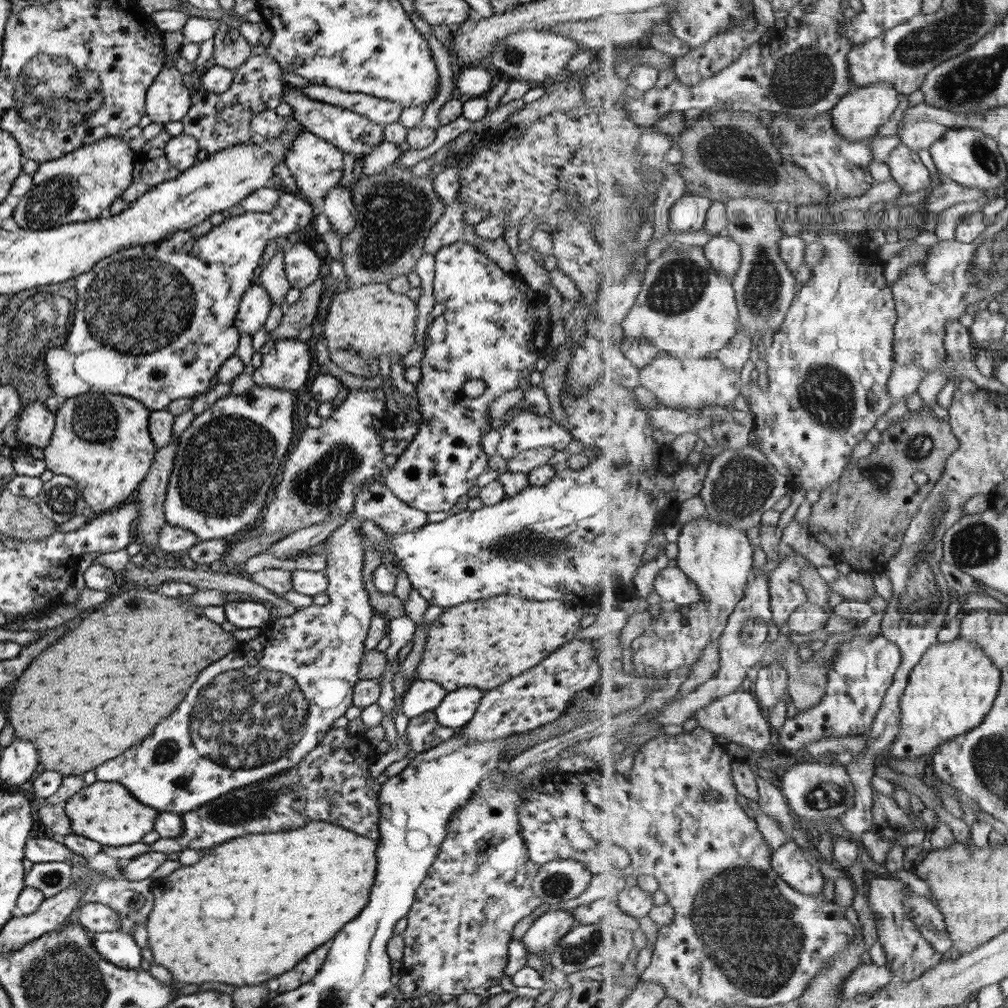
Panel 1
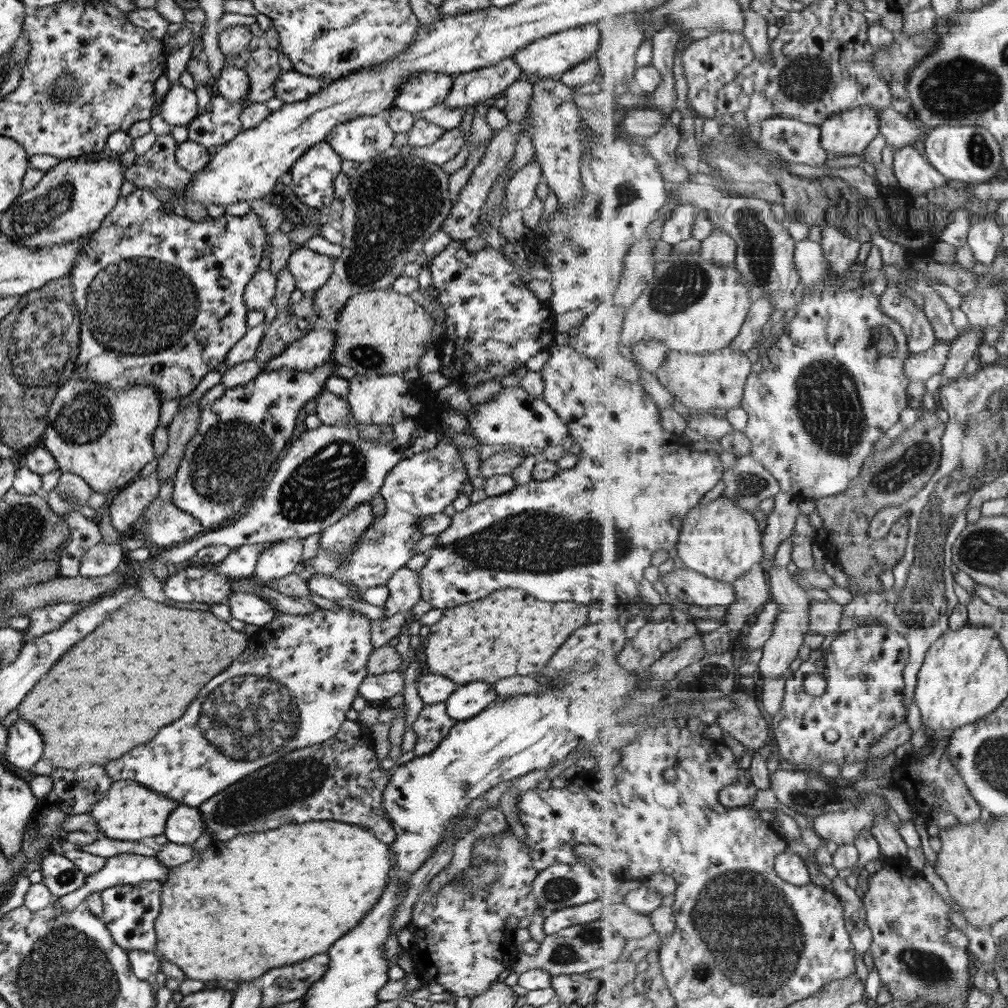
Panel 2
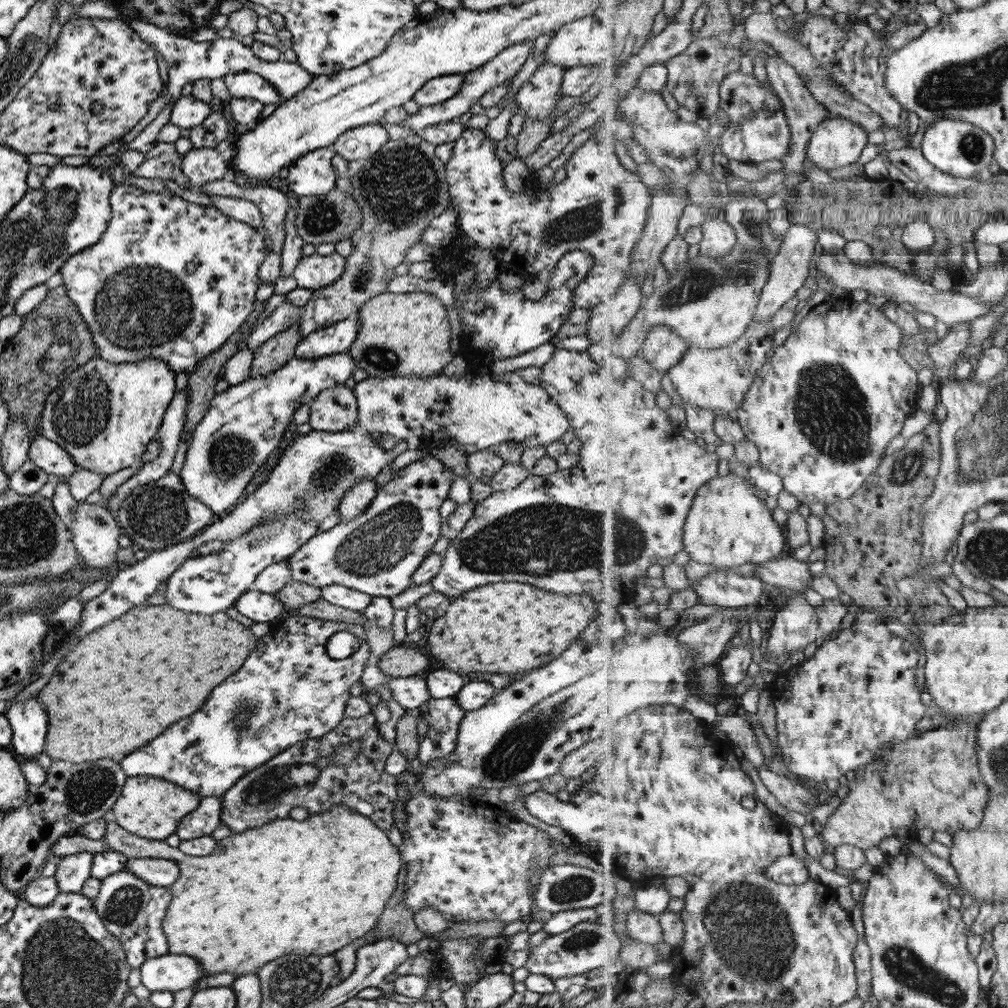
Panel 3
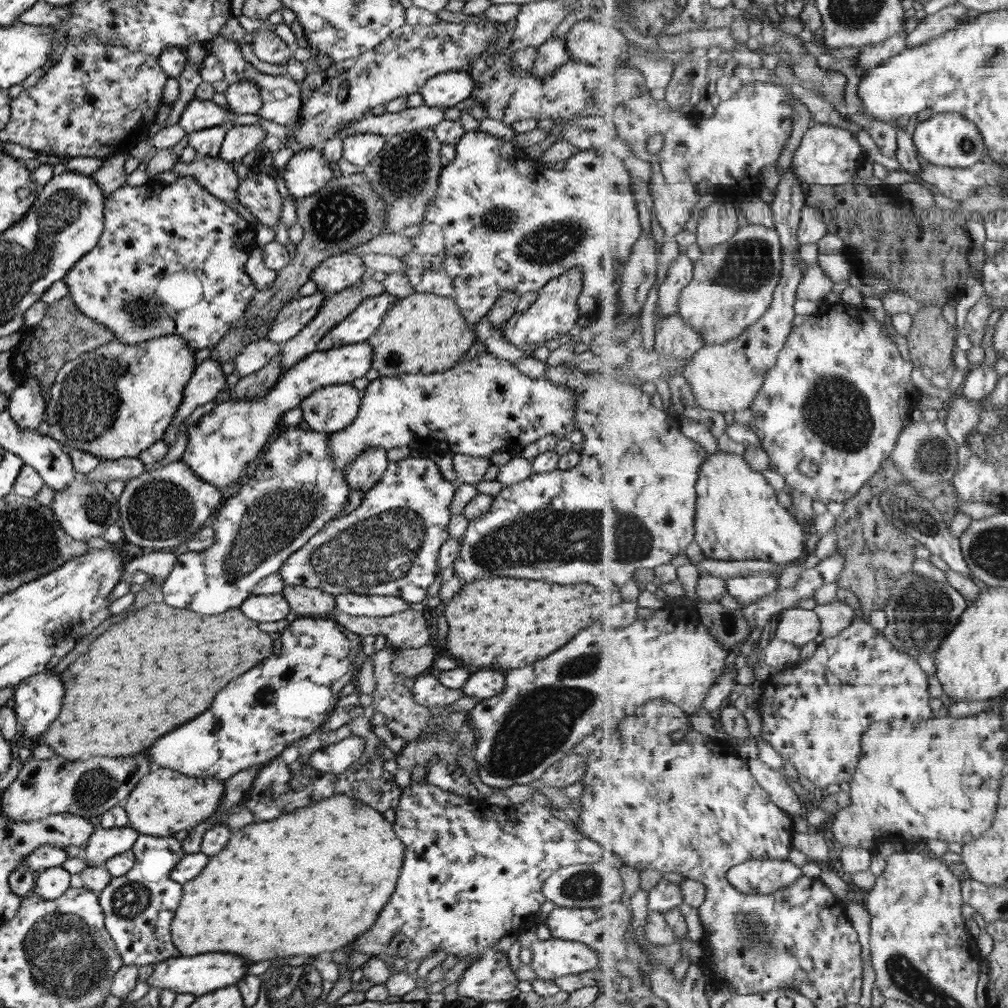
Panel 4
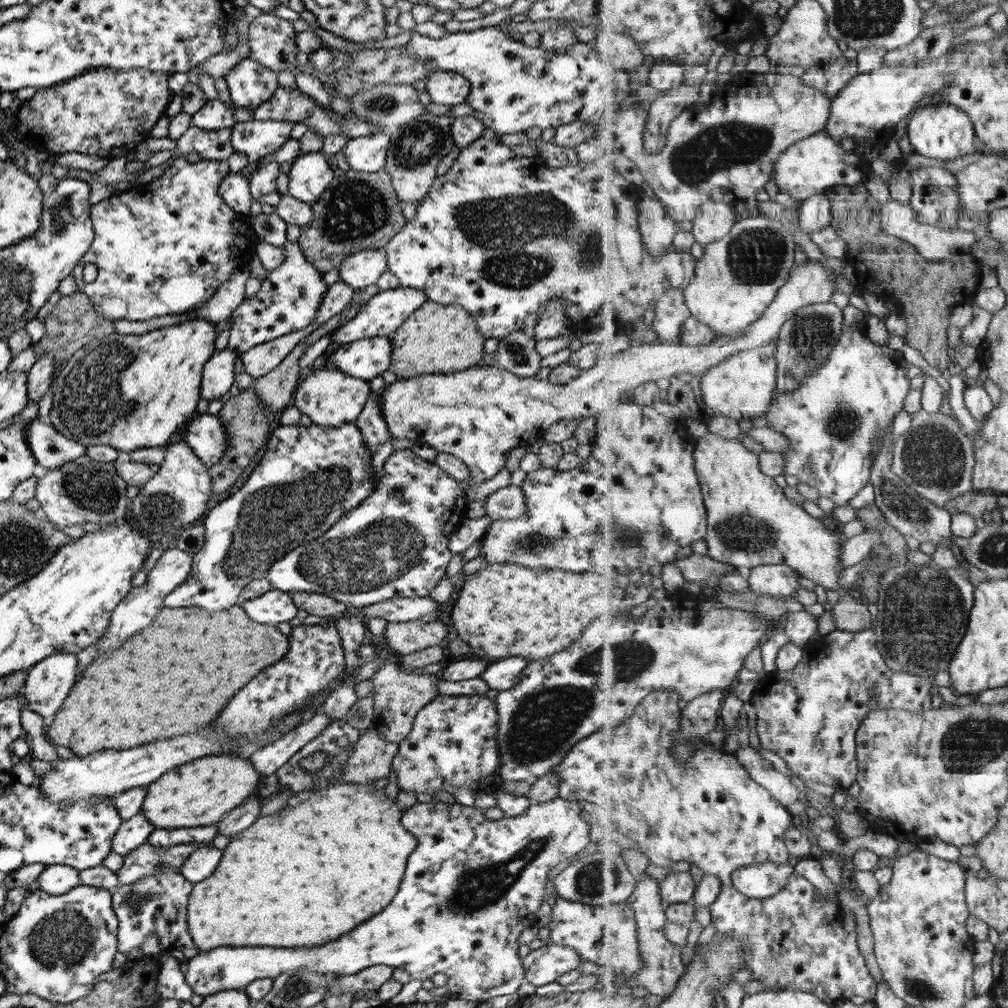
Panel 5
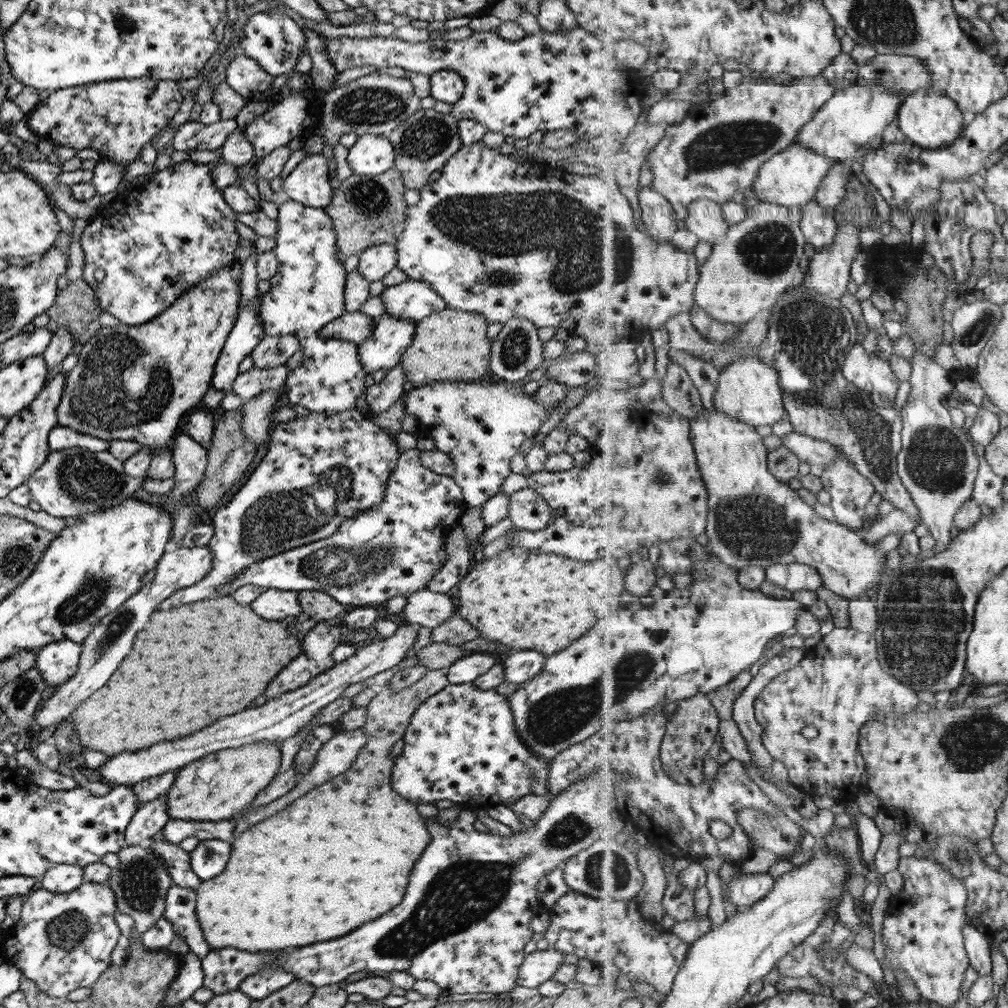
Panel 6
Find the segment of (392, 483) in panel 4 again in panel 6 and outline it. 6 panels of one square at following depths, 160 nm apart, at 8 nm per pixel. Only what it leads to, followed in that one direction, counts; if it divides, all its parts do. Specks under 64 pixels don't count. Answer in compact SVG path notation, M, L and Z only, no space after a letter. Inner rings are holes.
M416 449L398 450L395 466L387 479L382 499L366 511L361 511L341 523L332 536L257 561L241 569L241 573L223 587L219 587L216 594L225 596L247 584L263 590L319 590L328 594L341 606L377 608L386 604L393 596L408 595L425 588L433 575L442 568L439 564L442 557L442 550L439 548L441 537L445 537L455 528L468 504L463 500L462 490L455 481L449 476L427 470L419 462L418 453Z

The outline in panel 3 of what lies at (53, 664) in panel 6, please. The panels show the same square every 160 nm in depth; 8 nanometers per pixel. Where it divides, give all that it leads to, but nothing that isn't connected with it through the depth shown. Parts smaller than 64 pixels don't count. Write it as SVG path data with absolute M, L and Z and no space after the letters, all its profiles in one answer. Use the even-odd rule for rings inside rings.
M35 698L11 704L4 715L11 729L9 750L18 760L35 759L44 747L47 716Z

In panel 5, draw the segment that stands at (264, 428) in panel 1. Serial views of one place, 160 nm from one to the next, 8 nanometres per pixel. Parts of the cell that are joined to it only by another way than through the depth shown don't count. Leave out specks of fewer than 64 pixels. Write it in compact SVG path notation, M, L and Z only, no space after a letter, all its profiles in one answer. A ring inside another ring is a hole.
M372 336L328 350L315 367L336 366L347 376L369 381L388 370L391 341L388 336ZM209 413L191 418L184 441L207 468L220 459L228 446L228 438L220 418Z

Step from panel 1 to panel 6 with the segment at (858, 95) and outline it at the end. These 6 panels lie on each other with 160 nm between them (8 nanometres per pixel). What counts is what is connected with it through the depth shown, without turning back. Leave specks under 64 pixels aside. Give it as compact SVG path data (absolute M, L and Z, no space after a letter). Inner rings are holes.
M803 146L788 147L768 160L760 170L753 186L753 194L761 202L769 204L781 204L781 206L795 206L802 208L816 199L819 187L822 186L823 179L832 171L832 166L836 164L836 158L820 155L809 148Z

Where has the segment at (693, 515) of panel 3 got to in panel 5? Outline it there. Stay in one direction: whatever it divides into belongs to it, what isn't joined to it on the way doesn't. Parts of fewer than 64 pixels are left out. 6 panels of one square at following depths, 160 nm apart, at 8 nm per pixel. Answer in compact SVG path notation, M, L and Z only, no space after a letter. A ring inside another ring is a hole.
M708 432L697 441L695 466L708 512L708 533L704 539L708 546L707 555L718 562L731 564L741 572L762 565L785 564L799 571L805 579L821 584L825 591L842 594L839 574L845 569L841 565L844 538L840 536L836 526L829 519L814 518L801 505L791 502L775 477L767 476L762 471L759 454L747 450L739 437L725 439Z

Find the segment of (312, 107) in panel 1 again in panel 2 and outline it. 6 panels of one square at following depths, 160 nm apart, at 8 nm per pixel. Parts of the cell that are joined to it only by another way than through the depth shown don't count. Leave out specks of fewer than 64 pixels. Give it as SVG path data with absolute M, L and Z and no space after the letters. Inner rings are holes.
M381 115L360 116L337 124L324 142L341 160L361 163L389 149L394 135Z

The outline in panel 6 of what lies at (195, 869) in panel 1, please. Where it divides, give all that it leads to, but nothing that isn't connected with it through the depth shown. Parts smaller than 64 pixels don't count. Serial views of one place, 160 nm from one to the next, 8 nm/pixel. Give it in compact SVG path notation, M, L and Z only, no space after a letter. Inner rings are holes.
M444 668L427 671L419 681L408 688L399 690L399 692L389 692L389 688L387 688L387 690L383 689L381 692L375 693L375 696L373 696L366 706L366 719L362 726L366 738L365 744L359 749L350 767L340 775L331 777L323 784L309 789L304 796L300 796L284 809L269 816L269 818L265 818L265 820L249 826L237 838L232 838L229 841L231 847L230 855L224 864L223 870L217 876L206 881L201 881L199 886L194 890L196 894L194 902L196 922L199 923L204 941L211 949L233 947L249 952L271 952L280 950L281 948L287 948L287 946L305 946L305 944L313 944L313 942L330 941L340 936L345 936L345 934L351 932L358 926L362 926L367 921L378 919L383 912L387 912L395 904L399 904L399 900L401 900L401 896L405 892L405 886L407 886L407 874L409 874L413 862L419 858L419 854L427 846L430 836L428 835L427 829L425 829L425 819L419 816L419 813L415 809L415 804L409 800L405 800L391 788L390 770L394 758L388 752L391 746L402 738L415 709L428 696L439 692L439 690L447 686L446 674L447 672L445 672Z

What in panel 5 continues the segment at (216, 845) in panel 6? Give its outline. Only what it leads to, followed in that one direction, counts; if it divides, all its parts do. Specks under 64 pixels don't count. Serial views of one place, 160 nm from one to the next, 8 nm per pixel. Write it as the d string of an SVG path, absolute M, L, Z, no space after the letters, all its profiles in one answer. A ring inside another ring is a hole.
M209 845L195 849L180 864L181 876L190 883L196 883L207 878L219 862L222 851Z

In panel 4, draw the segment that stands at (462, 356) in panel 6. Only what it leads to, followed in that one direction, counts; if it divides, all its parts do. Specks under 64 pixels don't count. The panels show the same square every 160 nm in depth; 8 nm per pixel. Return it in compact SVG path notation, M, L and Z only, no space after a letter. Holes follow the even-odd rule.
M411 292L392 302L379 326L366 341L373 351L370 368L377 370L381 377L404 375L405 373L430 373L451 368L472 346L474 336L469 329L469 324L464 321L464 317L453 299L431 293Z

